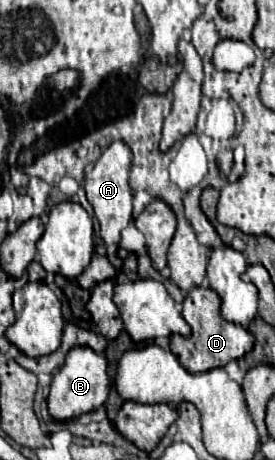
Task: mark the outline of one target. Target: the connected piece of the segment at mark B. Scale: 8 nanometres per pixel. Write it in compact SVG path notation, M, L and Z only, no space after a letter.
M87 347L71 349L71 353L67 353L67 361L63 363L63 369L59 369L53 375L51 391L47 397L49 415L57 421L75 419L83 413L89 413L89 411L95 411L97 407L101 407L107 399L107 393L109 393L107 359L103 355L97 355L93 349L87 349Z

